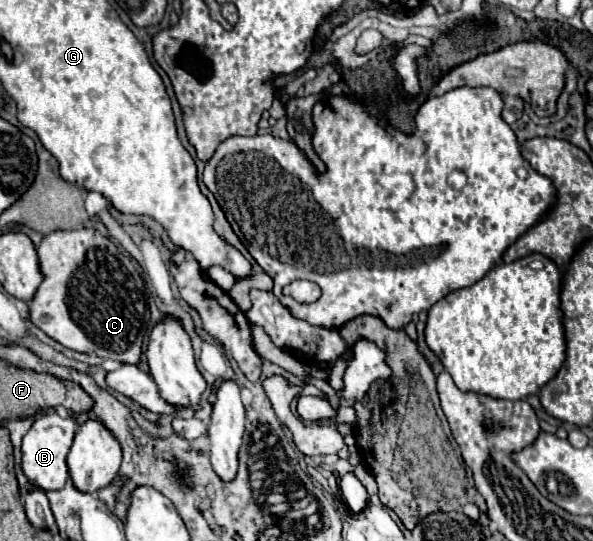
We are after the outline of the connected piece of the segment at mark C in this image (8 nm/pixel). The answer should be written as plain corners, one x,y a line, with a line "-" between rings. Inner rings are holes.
94,228
70,232
56,230
42,238
36,252
44,280
38,286
34,298
28,302
30,322
66,348
120,360
126,364
138,364
142,354
142,340
150,328
150,306
146,284
132,258

